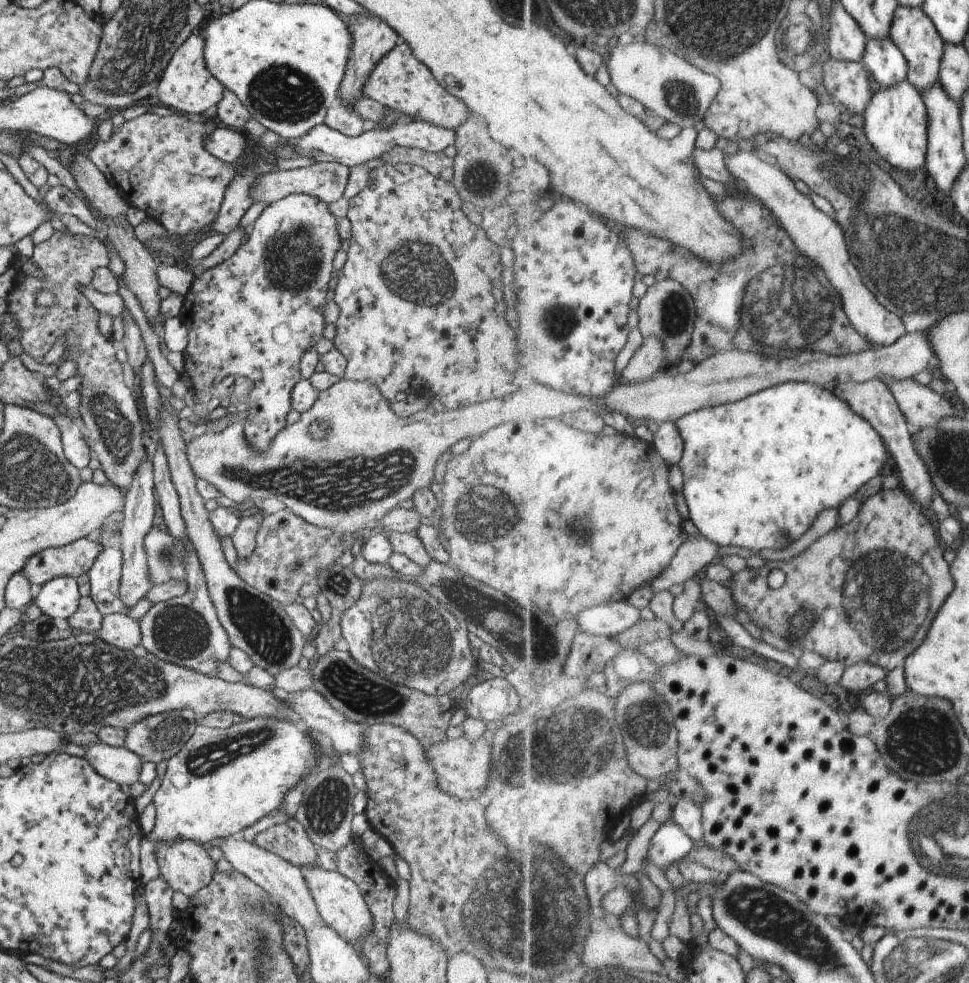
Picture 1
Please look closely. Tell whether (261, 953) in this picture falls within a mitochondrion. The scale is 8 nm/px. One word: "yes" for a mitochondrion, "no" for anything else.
yes

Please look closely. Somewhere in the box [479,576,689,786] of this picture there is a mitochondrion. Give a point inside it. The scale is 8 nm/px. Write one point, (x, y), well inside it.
(578, 748)

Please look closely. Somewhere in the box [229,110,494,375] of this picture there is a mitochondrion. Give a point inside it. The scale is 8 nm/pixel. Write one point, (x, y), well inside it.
(415, 271)

